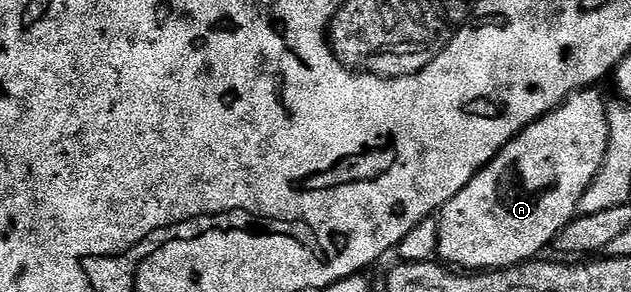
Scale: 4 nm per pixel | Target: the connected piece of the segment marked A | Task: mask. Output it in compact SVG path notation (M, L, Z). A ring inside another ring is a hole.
M594 87L583 89L581 92L574 92L568 100L558 104L549 114L542 116L537 122L533 122L525 130L521 130L506 144L502 150L485 165L476 176L471 179L463 189L459 191L451 201L438 213L439 221L439 255L438 259L448 266L454 266L459 270L469 272L492 272L498 268L515 268L518 264L526 264L528 260L534 260L547 247L554 245L559 239L561 230L574 219L579 210L579 203L589 190L593 178L601 170L601 166L607 157L607 147L609 146L609 122L607 121L608 101L603 101L603 96Z

